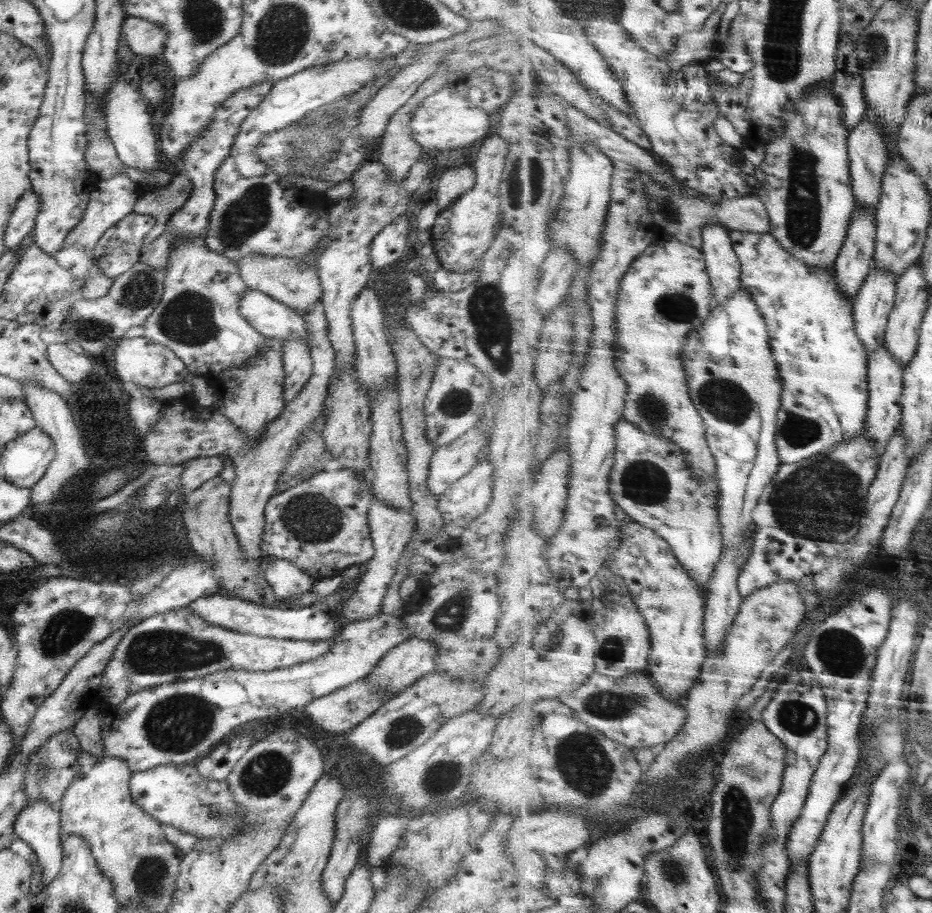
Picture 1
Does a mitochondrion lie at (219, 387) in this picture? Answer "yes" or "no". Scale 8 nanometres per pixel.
no

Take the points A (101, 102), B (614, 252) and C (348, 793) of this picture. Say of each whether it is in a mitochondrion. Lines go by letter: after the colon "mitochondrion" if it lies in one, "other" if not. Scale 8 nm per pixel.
A: other
B: other
C: other

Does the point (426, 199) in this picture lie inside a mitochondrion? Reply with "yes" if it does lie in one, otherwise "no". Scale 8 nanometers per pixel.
no

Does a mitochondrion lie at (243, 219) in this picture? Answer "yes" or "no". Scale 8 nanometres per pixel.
yes

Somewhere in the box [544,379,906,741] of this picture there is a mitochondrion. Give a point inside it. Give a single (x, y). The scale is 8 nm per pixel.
(822, 498)

